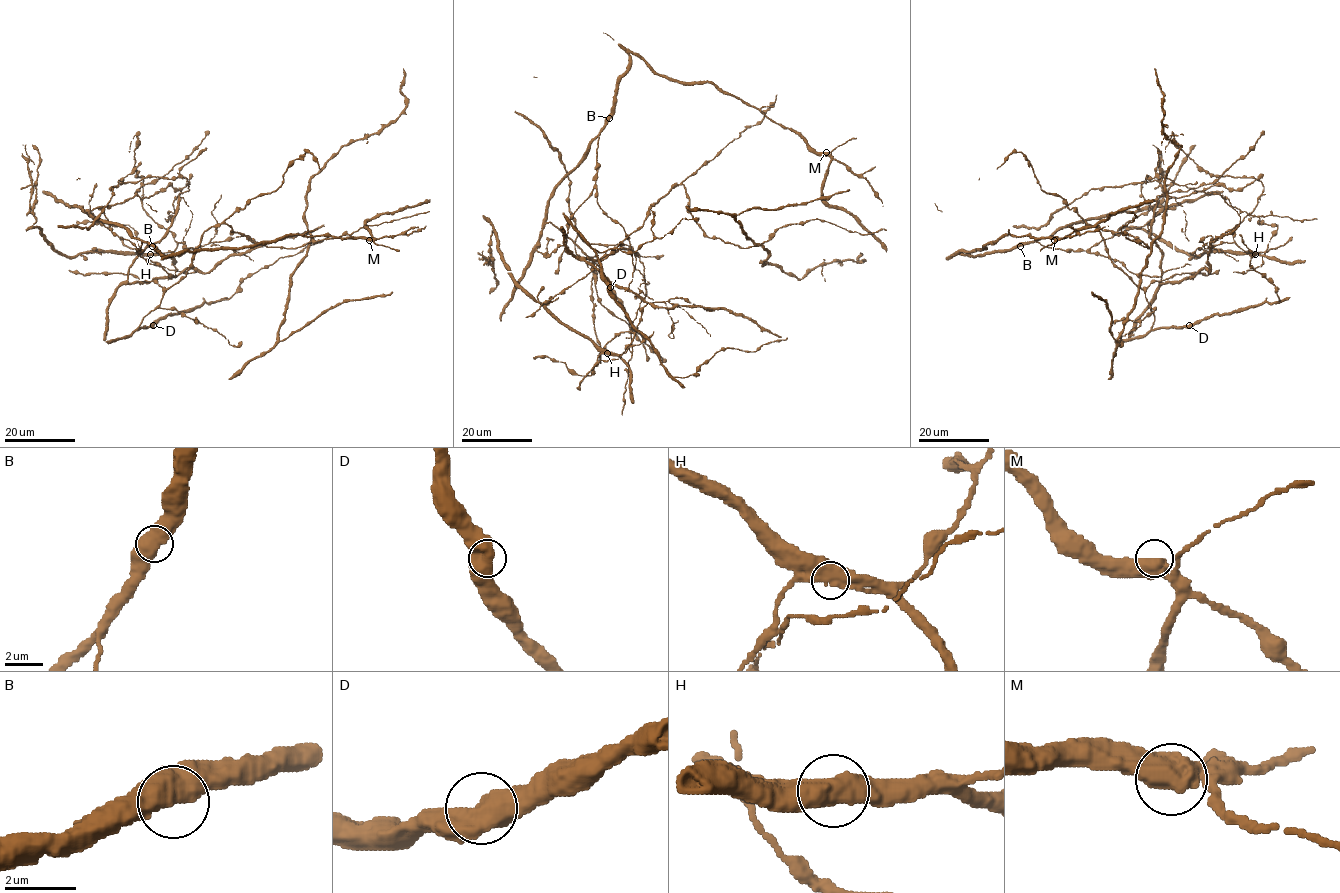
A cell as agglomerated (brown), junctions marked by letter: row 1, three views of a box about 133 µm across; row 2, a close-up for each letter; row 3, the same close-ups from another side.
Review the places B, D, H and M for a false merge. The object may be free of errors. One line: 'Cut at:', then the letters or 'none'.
Cut at: none

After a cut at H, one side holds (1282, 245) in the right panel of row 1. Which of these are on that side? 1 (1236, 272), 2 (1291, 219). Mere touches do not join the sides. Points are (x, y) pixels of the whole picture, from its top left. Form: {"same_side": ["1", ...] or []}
{"same_side": ["1"]}

